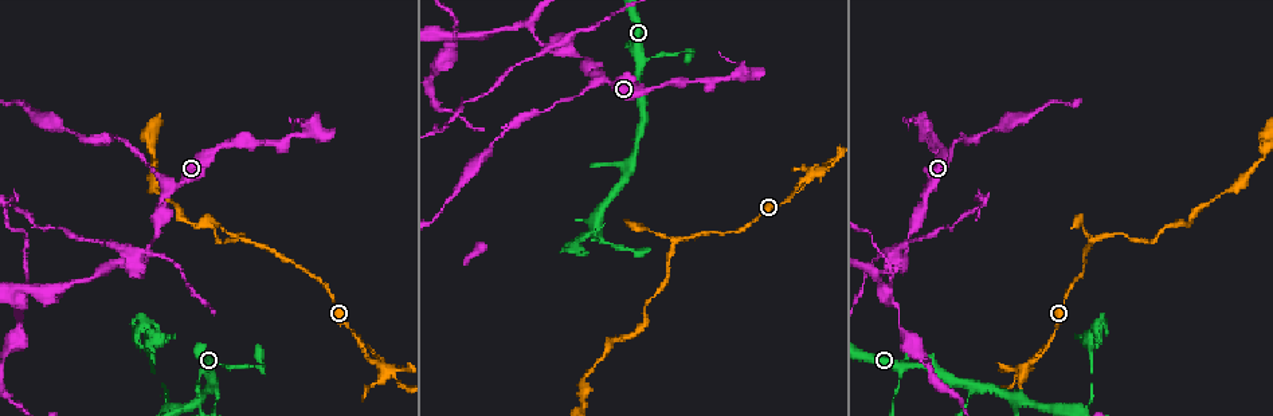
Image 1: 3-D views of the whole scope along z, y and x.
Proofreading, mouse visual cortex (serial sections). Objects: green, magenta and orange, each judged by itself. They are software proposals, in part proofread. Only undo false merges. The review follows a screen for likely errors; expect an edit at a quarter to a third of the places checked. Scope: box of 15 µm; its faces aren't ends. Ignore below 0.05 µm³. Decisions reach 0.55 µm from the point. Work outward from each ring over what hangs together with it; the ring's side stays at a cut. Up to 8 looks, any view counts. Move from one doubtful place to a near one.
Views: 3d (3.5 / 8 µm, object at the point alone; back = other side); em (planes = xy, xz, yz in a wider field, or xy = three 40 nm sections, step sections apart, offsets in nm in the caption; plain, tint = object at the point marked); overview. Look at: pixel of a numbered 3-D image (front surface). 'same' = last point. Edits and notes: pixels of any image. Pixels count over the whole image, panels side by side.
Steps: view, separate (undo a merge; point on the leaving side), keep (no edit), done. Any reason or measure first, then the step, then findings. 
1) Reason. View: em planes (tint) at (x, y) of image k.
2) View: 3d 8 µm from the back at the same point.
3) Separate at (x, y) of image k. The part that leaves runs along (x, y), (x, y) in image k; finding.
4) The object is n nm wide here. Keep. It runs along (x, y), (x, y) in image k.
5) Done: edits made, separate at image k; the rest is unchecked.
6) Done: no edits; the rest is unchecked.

Sharp bend. View: 3d 3.5 µm at (566, 53) of image 1.

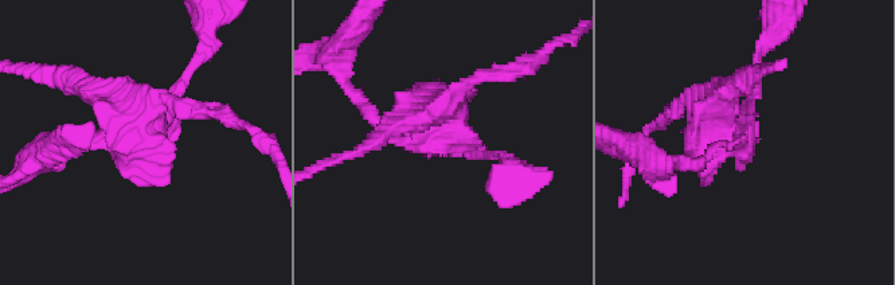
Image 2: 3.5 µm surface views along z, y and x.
Now the EM. View: em xy step 1 (tint) at (444, 140) of image 2.

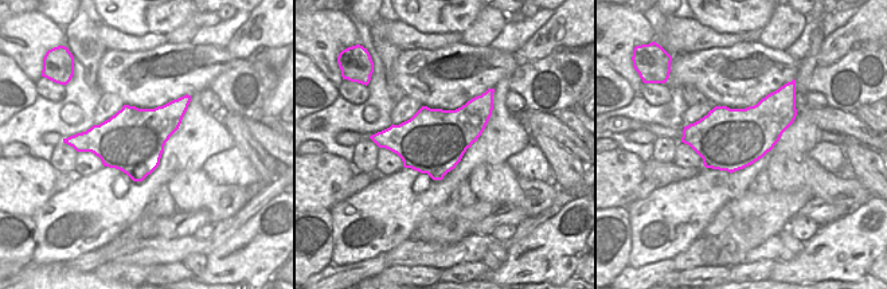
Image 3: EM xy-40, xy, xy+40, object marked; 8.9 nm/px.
View: em xy step 5 (tint) at the same point.

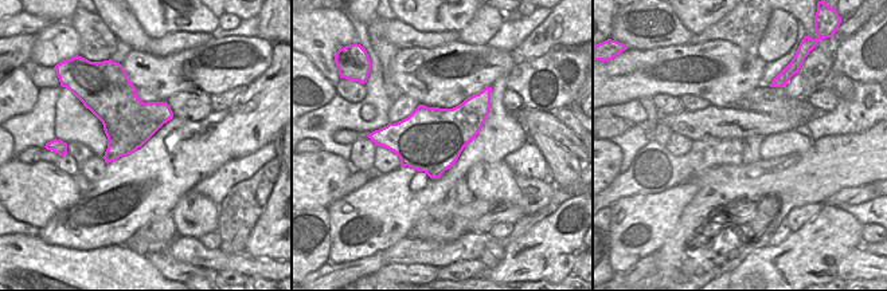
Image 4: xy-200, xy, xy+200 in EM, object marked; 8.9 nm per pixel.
Separate at (155, 97) of image 2. The part that leaves runs along (140, 127), (104, 97), (40, 69) in image 2; two cells meet here.

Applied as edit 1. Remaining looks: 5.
Thin neck. View: 3d 3.5 µm at (916, 366) of image 1.

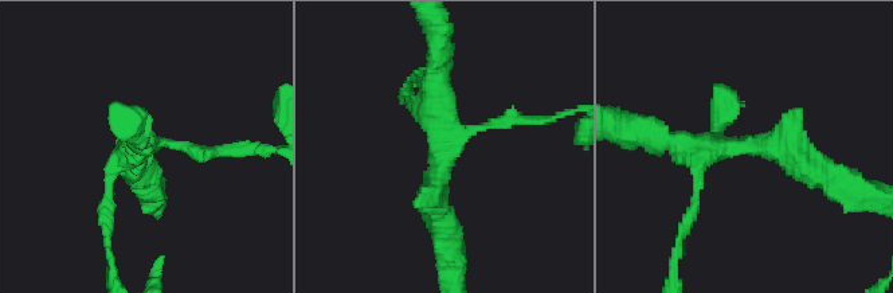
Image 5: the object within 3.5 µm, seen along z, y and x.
View: em xy step 1 (tint) at (743, 146) of image 5.

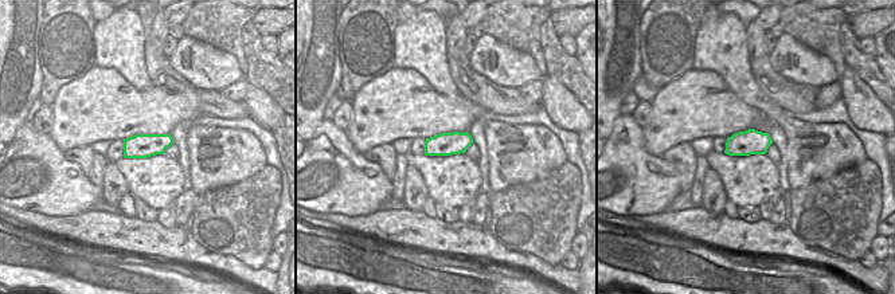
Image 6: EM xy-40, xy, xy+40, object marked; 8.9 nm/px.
View: em xy step 5 (tint) at the same point.

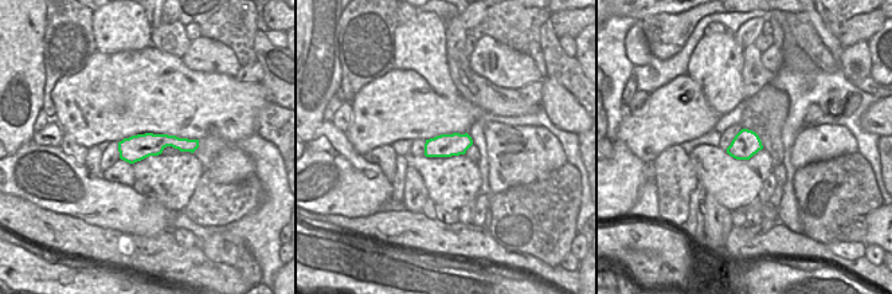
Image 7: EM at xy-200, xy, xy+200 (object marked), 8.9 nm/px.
The object is 220 nm wide here. Keep. It runs along (195, 142), (156, 142), (121, 148) in image 7; continuous, no second cell.

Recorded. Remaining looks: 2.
Arms part here. View: 3d 3.5 µm from the back at (677, 242) of image 1.

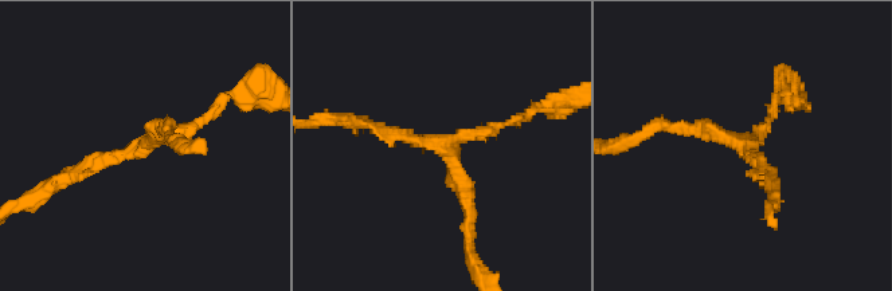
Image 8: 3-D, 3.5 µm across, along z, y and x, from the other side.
3 arms meet here; the arms are 150, 150, 200 nm wide; need the tissue. View: em xy step 5 (tint) at (137, 151) of image 8.

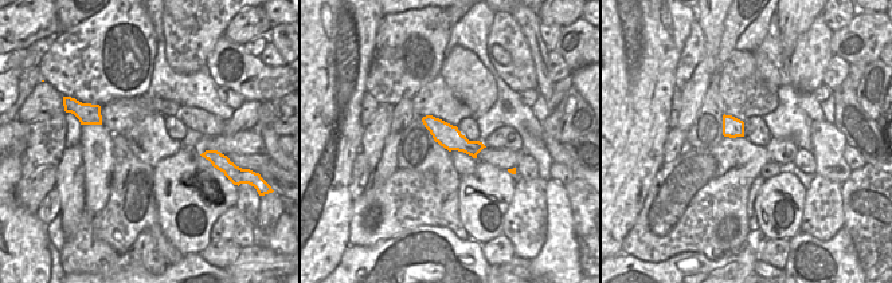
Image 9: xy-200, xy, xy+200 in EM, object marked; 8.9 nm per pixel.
Keep. It runs along (362, 125), (435, 141), (468, 217) in image 8; continuous, no second cell.

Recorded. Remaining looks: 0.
Done: edits made, separate at image 2; the rest is unchecked.

